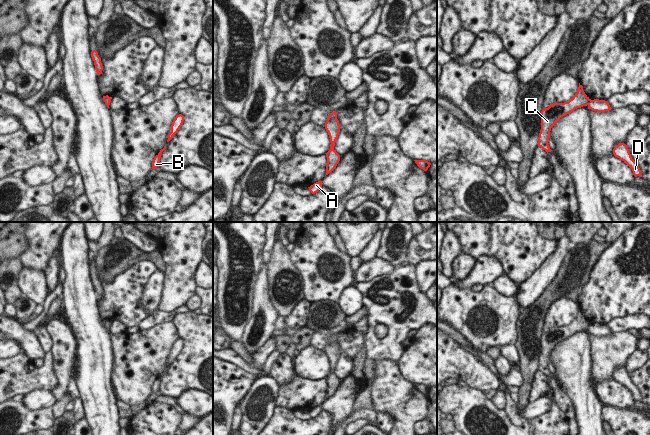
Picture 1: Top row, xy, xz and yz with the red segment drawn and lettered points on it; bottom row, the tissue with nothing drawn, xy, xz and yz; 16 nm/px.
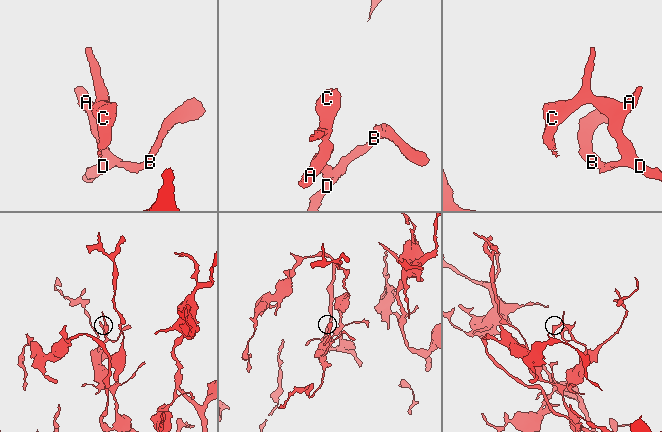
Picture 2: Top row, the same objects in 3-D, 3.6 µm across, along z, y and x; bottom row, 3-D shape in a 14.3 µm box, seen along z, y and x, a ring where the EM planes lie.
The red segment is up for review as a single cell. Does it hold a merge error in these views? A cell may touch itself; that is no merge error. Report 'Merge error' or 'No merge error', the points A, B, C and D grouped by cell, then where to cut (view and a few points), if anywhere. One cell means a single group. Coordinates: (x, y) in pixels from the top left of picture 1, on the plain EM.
Merge error. Groups: A B D / C. Split along yz (589, 323), (587, 328).

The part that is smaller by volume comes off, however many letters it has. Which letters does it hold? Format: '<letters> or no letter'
C

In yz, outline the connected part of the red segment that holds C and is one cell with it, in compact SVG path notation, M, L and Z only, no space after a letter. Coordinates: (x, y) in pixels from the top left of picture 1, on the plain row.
M579 307L577 317L568 326L554 327L548 332L543 332L541 335L541 354L538 361L538 370L547 377L551 376L548 369L550 355L556 346L563 340L573 336L577 332L587 330L589 321L583 315L583 310Z

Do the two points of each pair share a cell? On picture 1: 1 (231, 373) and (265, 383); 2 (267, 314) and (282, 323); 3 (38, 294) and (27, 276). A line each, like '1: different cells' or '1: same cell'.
1: different cells
2: different cells
3: same cell

